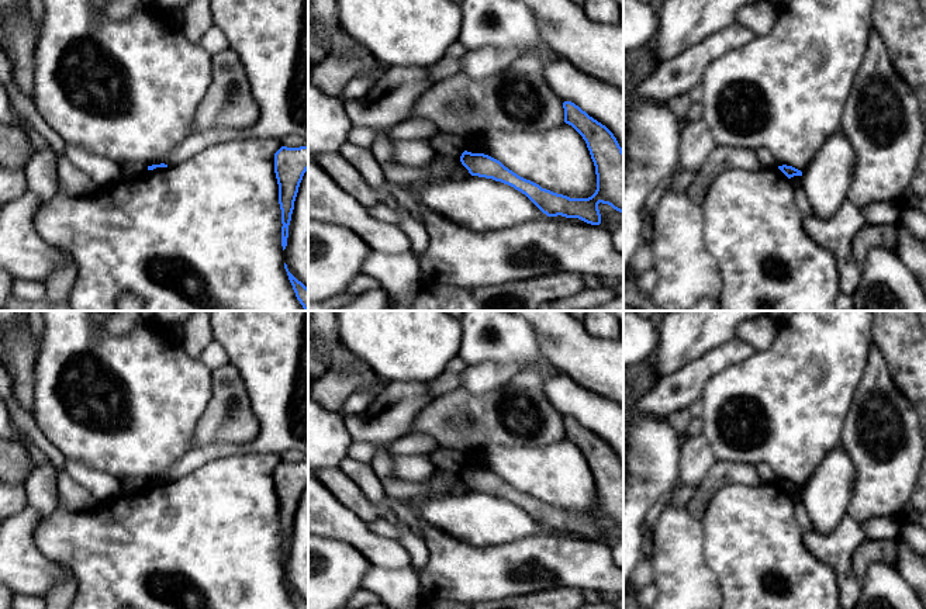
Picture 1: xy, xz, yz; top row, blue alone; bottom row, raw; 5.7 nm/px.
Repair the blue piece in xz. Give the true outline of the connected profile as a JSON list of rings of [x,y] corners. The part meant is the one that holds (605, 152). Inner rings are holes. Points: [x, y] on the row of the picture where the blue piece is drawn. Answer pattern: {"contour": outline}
{"contour": [[[564,101],[563,108],[564,122],[583,136],[595,166],[597,190],[591,197],[570,198],[542,188],[484,153],[464,150],[460,162],[471,176],[493,179],[521,191],[547,217],[562,215],[600,225],[600,203],[623,212],[623,150],[614,134],[578,105]]]}

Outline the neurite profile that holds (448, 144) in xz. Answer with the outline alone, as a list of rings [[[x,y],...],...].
[[[439,132],[428,139],[428,142],[436,150],[436,153],[459,158],[464,152],[464,141],[460,135]]]

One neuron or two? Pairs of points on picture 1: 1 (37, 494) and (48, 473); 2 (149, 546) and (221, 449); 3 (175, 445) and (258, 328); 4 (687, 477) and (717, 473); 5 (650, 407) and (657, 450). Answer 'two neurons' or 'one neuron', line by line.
1: one neuron
2: two neurons
3: two neurons
4: two neurons
5: two neurons

